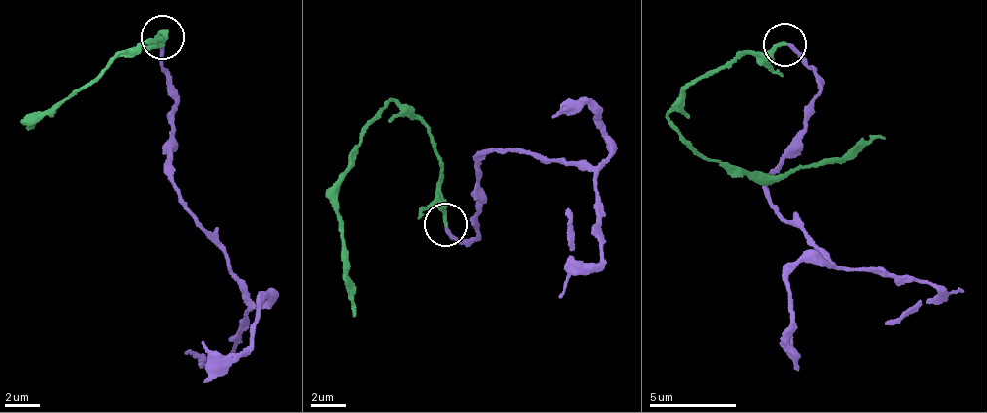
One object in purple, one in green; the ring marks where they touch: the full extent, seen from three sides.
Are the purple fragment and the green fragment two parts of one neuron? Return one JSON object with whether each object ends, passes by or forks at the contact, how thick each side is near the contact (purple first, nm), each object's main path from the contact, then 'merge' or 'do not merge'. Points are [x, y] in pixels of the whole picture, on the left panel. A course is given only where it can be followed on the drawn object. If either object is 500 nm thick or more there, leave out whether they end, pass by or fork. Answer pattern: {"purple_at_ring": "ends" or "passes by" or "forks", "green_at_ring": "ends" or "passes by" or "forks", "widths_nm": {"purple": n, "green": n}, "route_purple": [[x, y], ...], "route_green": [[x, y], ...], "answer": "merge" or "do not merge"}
{"purple_at_ring": "ends", "green_at_ring": "ends", "widths_nm": {"purple": 220, "green": 220}, "route_purple": [[163, 36], [176, 194], [207, 230], [250, 310], [230, 354], [201, 359], [201, 366]], "route_green": [[163, 36], [158, 38], [163, 29], [167, 35], [116, 54], [89, 82], [41, 111], [26, 131], [35, 119]], "answer": "merge"}

